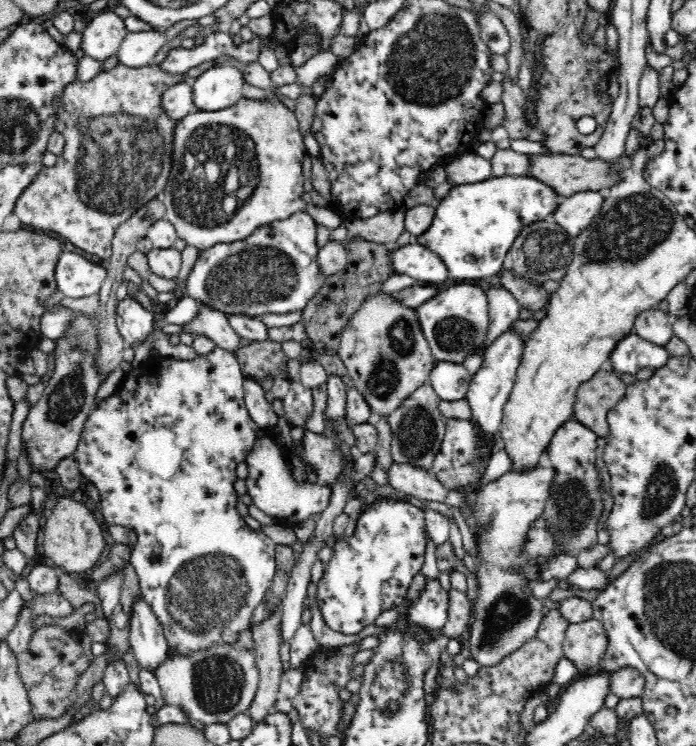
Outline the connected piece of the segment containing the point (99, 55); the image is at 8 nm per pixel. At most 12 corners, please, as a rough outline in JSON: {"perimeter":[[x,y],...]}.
{"perimeter":[[105,10],[80,26],[79,48],[98,62],[120,48],[127,28]]}

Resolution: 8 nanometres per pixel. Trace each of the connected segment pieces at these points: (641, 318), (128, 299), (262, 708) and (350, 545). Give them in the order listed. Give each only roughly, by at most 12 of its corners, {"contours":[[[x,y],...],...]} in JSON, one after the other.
{"contours":[[[658,308],[636,317],[633,331],[665,346],[674,336],[674,317]],[[132,293],[115,304],[128,347],[155,329],[152,314]],[[278,611],[252,634],[259,683],[246,713],[257,724],[275,706],[286,669]],[[385,500],[334,542],[317,582],[330,630],[406,601],[424,515]]]}

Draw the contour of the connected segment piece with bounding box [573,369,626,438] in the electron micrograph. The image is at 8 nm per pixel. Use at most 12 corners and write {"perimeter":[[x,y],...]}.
{"perimeter":[[600,369],[578,388],[573,416],[602,438],[626,385]]}

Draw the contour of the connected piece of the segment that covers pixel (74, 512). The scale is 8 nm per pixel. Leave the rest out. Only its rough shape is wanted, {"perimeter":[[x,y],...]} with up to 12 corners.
{"perimeter":[[59,498],[46,515],[44,557],[86,577],[108,550],[84,503]]}

